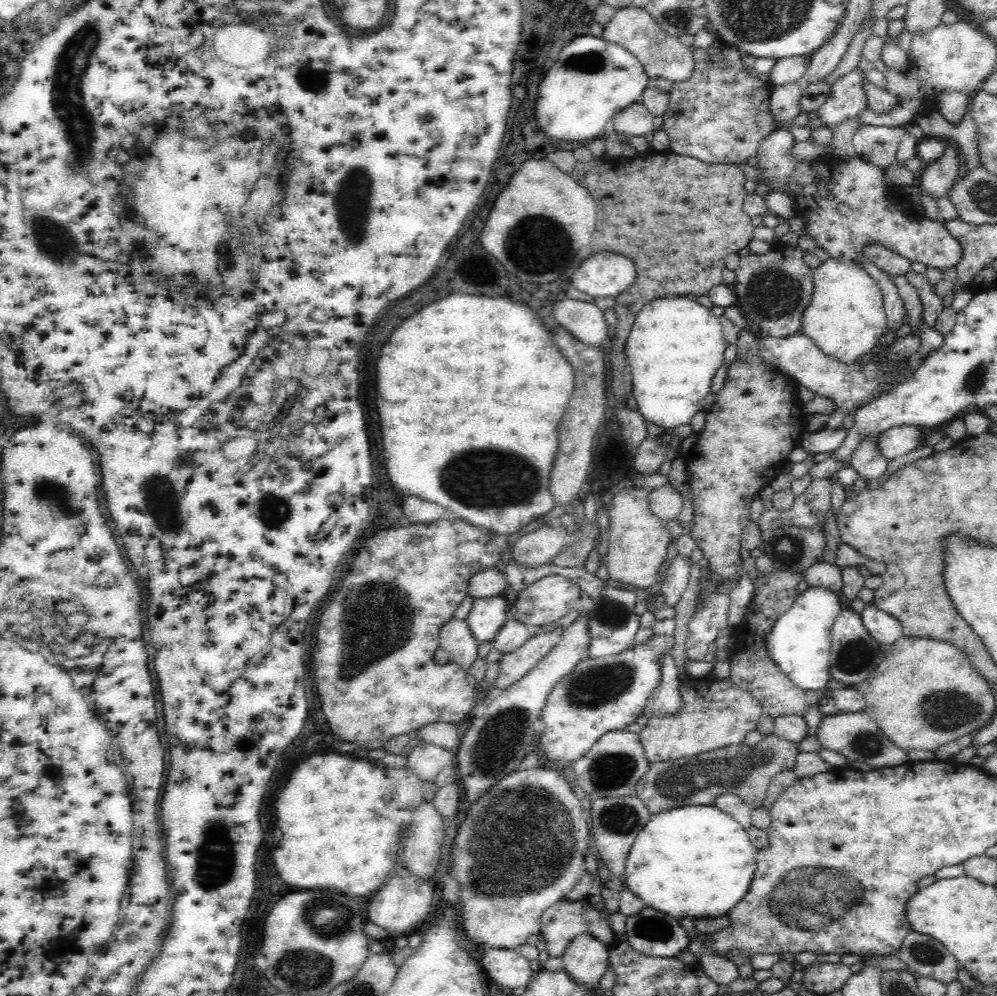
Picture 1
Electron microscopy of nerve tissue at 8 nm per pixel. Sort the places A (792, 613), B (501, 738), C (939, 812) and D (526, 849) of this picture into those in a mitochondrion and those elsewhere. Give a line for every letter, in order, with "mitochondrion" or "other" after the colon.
A: other
B: mitochondrion
C: other
D: mitochondrion

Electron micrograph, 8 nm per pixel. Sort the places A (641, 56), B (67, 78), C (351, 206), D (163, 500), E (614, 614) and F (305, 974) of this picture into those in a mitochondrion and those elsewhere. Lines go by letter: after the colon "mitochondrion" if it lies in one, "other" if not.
A: other
B: mitochondrion
C: mitochondrion
D: mitochondrion
E: mitochondrion
F: mitochondrion

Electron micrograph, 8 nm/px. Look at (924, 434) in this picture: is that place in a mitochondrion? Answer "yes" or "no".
no

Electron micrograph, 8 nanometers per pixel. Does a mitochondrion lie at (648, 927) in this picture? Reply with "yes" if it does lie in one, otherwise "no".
yes

